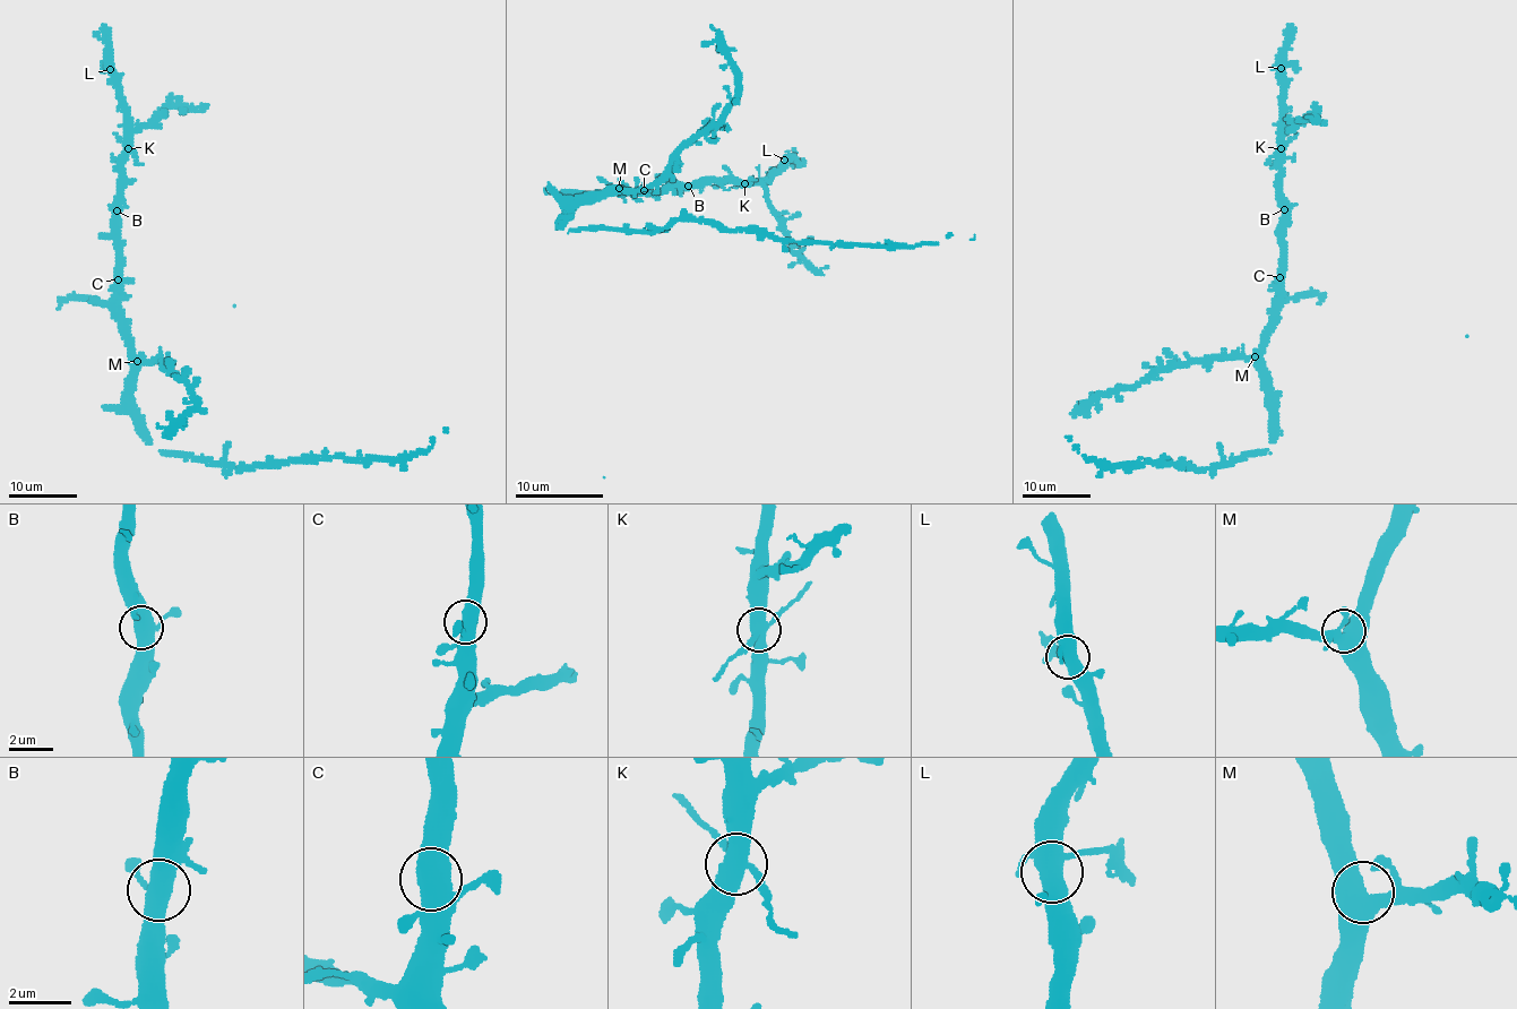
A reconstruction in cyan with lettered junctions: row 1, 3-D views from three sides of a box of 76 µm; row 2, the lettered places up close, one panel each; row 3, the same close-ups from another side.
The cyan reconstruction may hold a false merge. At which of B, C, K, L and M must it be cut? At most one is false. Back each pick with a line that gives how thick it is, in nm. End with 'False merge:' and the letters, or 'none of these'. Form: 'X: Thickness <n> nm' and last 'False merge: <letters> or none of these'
K: Thickness 480 nm
False merge: K

